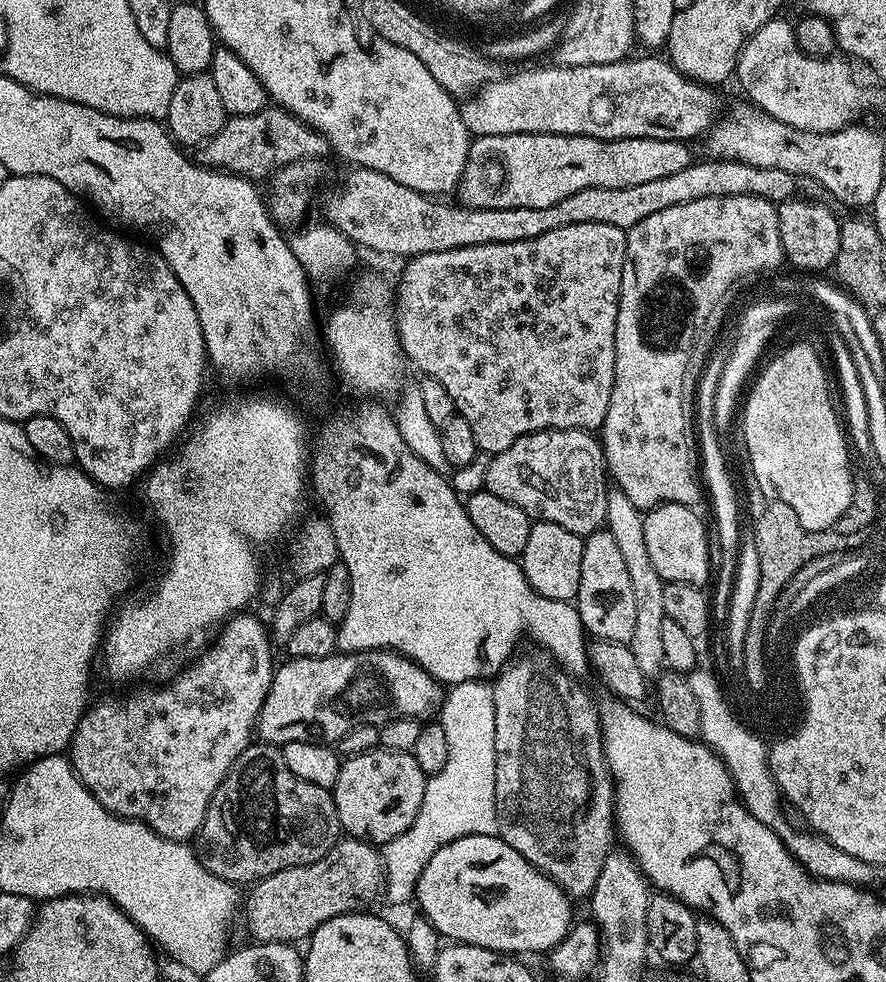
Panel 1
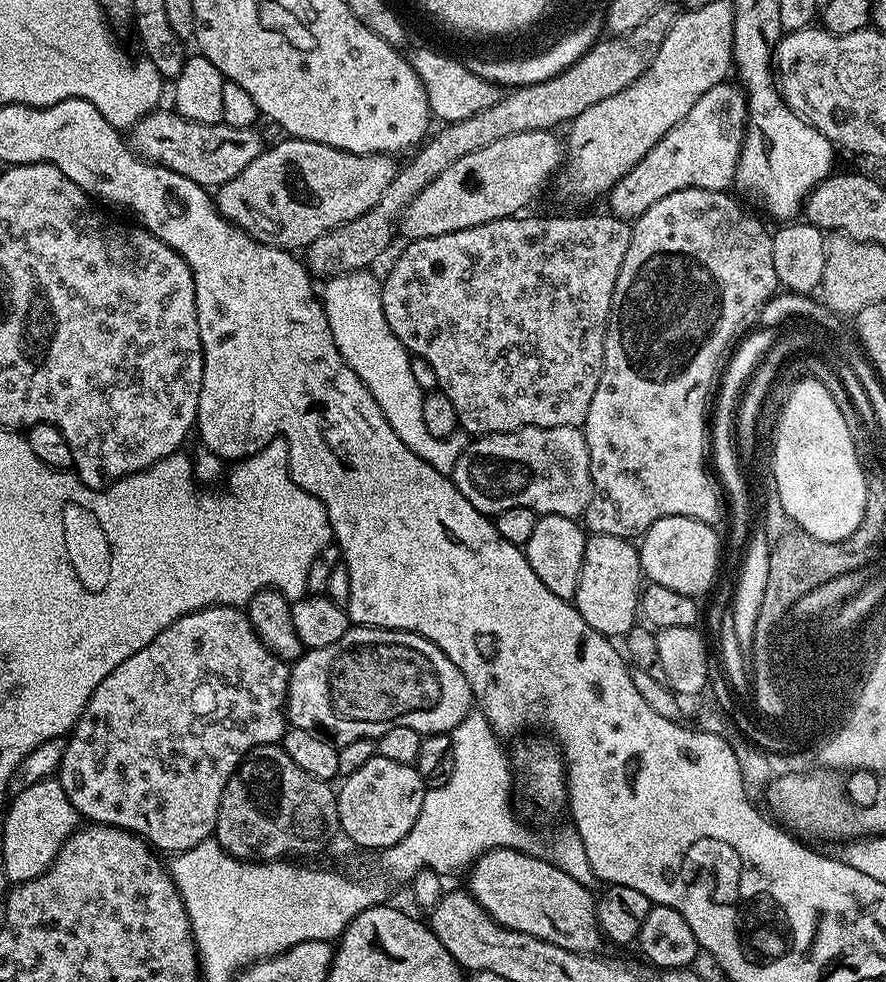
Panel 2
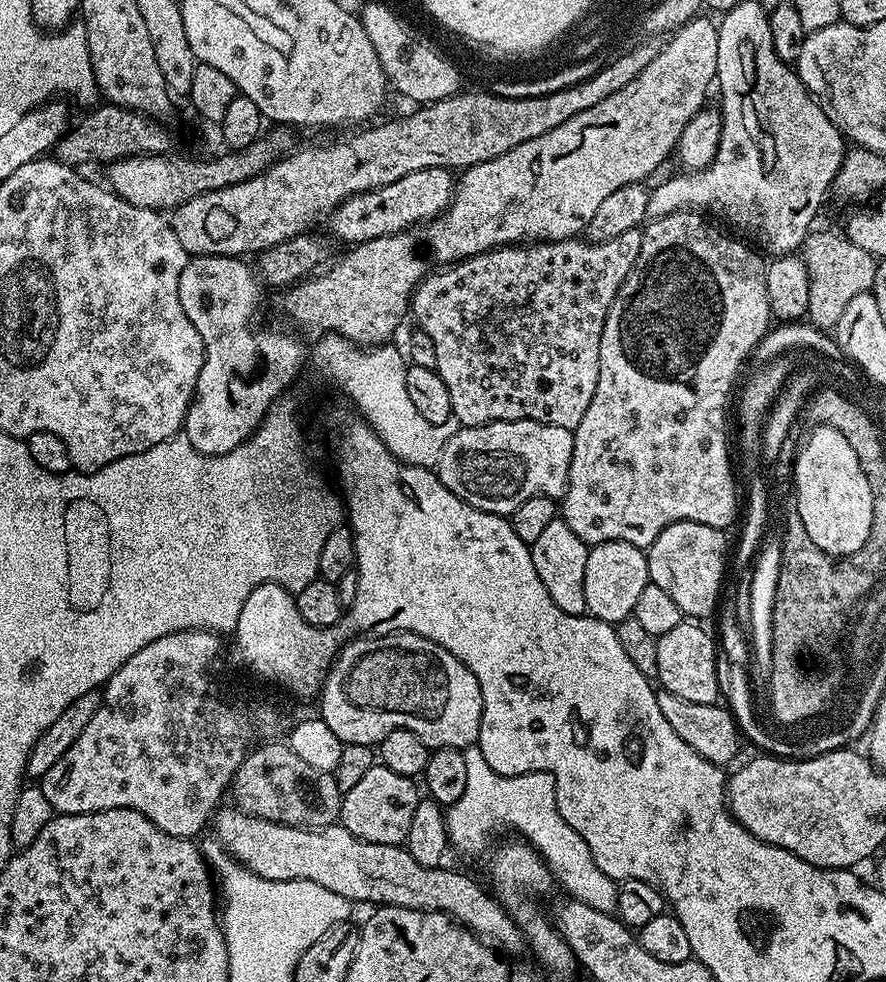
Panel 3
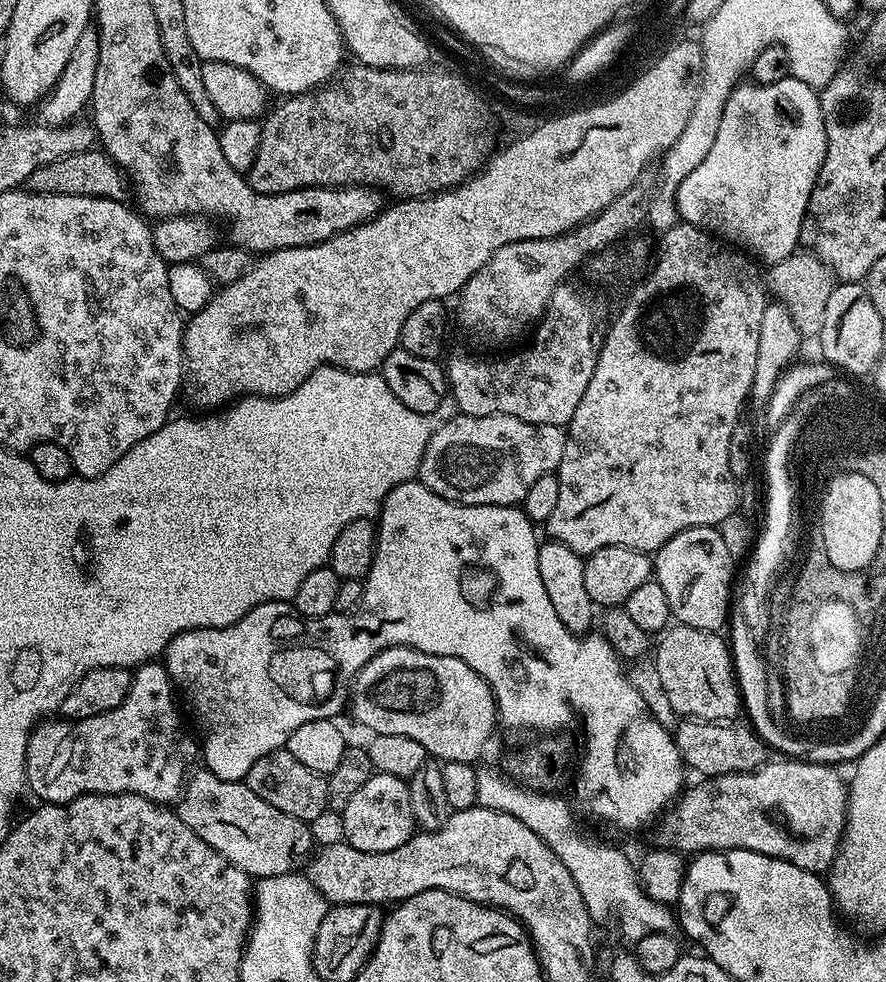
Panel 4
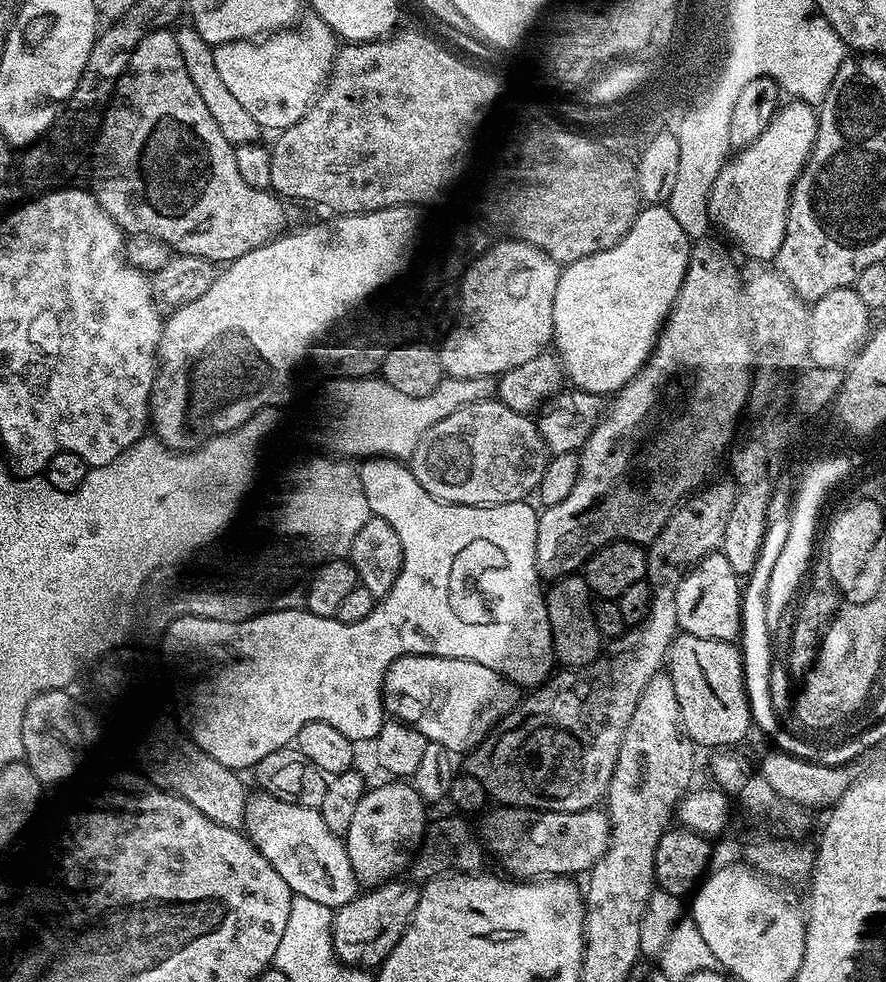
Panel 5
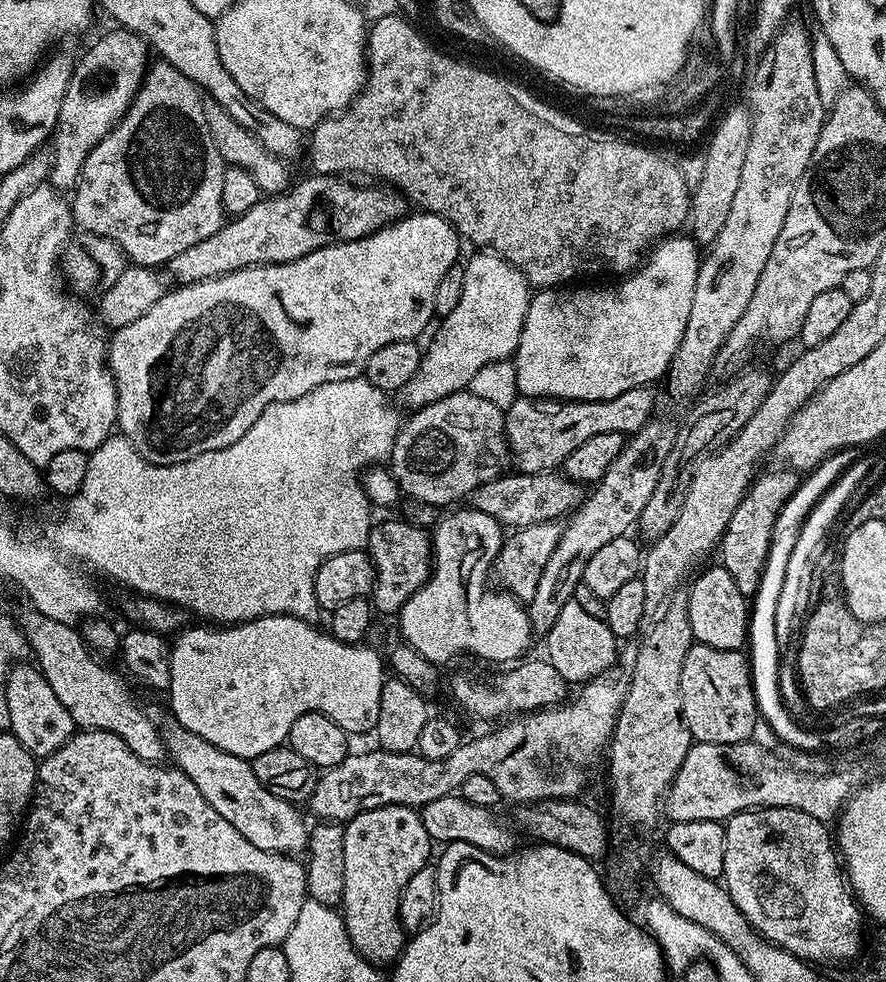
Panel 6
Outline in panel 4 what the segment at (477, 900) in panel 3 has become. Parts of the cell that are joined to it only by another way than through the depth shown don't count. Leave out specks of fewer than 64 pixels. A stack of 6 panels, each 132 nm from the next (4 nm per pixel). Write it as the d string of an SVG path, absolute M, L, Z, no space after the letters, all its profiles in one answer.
M207 770L199 771L187 777L178 814L206 846L218 850L218 854L241 868L248 877L286 874L297 867L299 856L307 857L313 851L312 832L308 829L311 827L305 821L270 806L270 802L258 798L247 783L218 778L218 774Z

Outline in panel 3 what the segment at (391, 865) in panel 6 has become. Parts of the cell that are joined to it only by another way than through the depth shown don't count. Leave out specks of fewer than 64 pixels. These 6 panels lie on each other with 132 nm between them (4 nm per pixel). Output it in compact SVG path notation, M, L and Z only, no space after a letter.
M377 766L355 784L354 790L343 793L340 801L340 819L350 834L375 844L403 845L408 838L410 821L414 810L422 798L421 789L416 789L417 781L410 776L394 774L394 770Z

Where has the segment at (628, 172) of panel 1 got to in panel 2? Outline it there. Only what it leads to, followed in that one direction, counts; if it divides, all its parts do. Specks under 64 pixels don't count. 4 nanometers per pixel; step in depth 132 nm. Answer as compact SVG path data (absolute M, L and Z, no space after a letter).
M555 131L519 132L510 134L498 142L490 142L490 146L482 146L482 150L474 150L474 154L466 154L454 162L454 166L446 166L422 194L418 194L410 202L410 206L400 215L398 228L408 235L409 241L430 238L438 234L450 234L454 230L466 230L470 226L482 226L486 222L501 220L507 216L523 213L524 208L548 183L552 175L561 171L566 155L565 145L556 137Z

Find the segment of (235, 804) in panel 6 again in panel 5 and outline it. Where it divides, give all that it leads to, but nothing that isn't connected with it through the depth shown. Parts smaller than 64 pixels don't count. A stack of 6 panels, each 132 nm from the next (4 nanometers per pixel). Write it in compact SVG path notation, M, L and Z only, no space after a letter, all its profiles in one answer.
M256 790L245 799L243 831L246 833L253 846L282 874L282 882L290 886L293 896L311 898L333 910L346 906L358 895L358 881L350 866L348 851L343 839L337 833L332 832L326 822L322 822L322 814L318 808L307 808L306 806L294 806L290 802L282 802L270 794Z

